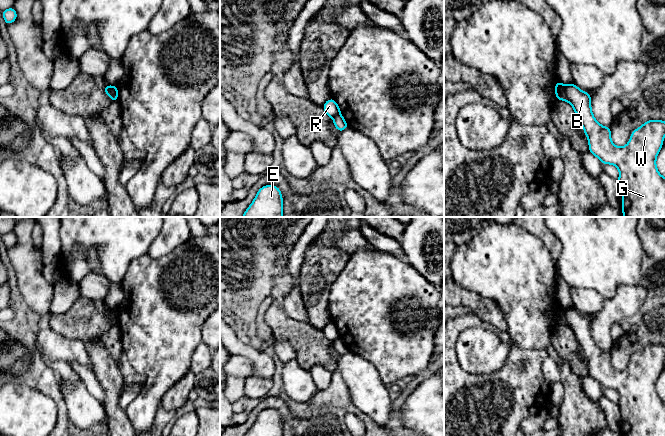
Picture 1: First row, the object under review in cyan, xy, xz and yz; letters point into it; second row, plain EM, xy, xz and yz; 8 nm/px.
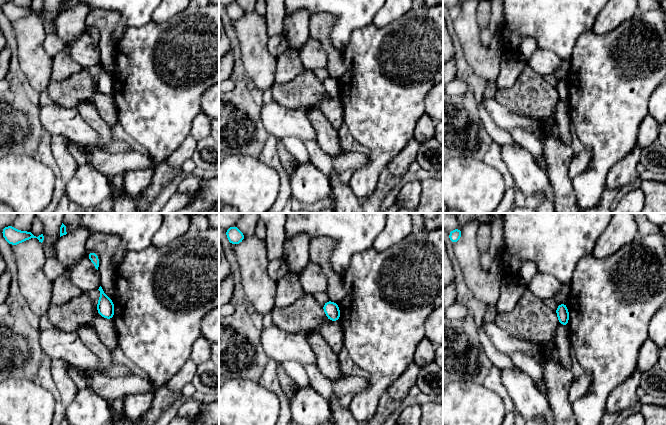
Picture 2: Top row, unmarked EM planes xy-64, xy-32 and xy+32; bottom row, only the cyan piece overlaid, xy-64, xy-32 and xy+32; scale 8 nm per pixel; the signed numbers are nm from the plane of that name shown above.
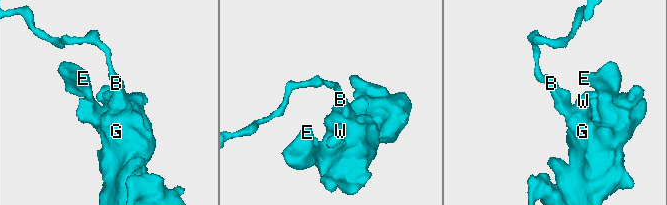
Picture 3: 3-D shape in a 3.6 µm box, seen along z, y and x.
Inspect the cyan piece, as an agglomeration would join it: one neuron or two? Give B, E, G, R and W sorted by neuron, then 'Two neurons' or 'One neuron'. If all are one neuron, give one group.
Groups: B E G W / R. Two neurons

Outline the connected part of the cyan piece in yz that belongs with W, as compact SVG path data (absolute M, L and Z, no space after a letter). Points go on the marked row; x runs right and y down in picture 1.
M571 83L566 86L566 98L580 119L589 152L602 164L615 165L620 172L624 217L665 217L665 178L656 167L665 121L646 121L632 132L627 145L617 147L611 141L610 127L602 126L593 116L588 92Z

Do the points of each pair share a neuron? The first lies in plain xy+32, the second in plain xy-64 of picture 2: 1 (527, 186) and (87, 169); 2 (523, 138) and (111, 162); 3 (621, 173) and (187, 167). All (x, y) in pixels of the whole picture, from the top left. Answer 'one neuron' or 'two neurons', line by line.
1: one neuron
2: one neuron
3: two neurons

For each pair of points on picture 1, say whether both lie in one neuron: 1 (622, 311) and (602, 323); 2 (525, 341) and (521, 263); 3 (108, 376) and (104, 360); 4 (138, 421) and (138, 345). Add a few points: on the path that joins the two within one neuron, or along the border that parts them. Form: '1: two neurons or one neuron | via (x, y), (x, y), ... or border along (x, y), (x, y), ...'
1: one neuron | via (617, 311), (614, 311), (607, 318)
2: one neuron | via (525, 322), (522, 282)
3: one neuron | via (107, 372), (104, 364)
4: one neuron | via (147, 402), (156, 385), (156, 364)

